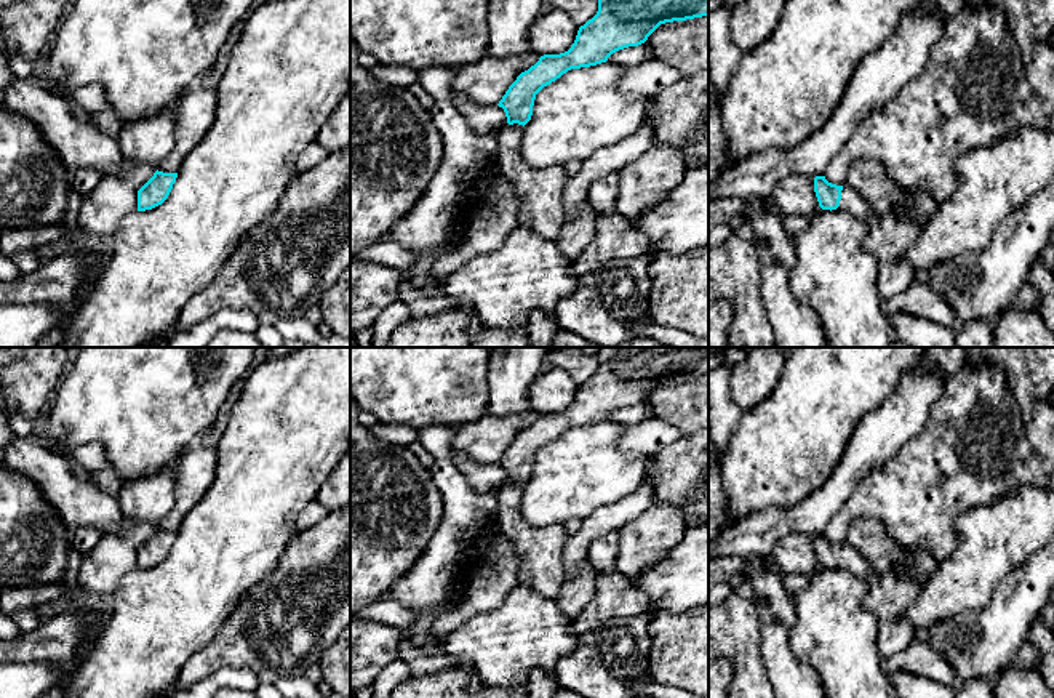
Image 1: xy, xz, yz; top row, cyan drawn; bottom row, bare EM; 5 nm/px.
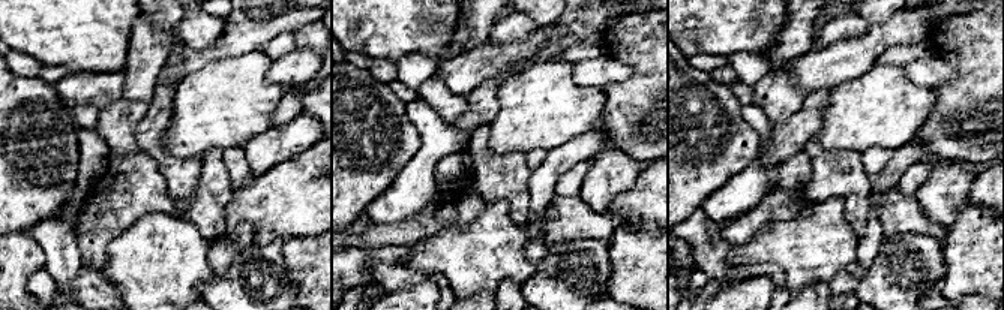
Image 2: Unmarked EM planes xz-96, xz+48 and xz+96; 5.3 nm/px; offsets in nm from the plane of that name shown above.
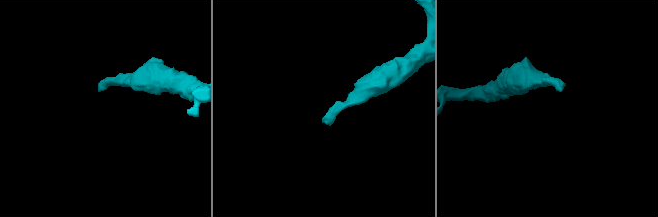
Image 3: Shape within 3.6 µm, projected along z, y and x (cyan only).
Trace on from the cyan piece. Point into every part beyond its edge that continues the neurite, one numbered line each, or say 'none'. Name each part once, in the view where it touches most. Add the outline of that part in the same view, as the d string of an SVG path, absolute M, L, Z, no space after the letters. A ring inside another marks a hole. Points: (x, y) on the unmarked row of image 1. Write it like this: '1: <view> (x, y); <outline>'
1: yz (851, 559); M848 543L843 544L838 567L851 572L857 578L868 581L870 584L873 584L878 578L872 564Z

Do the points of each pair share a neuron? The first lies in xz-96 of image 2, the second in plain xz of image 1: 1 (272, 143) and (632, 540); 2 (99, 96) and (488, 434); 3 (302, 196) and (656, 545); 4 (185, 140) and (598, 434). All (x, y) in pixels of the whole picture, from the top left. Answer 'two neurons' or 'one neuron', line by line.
1: one neuron
2: one neuron
3: two neurons
4: one neuron

